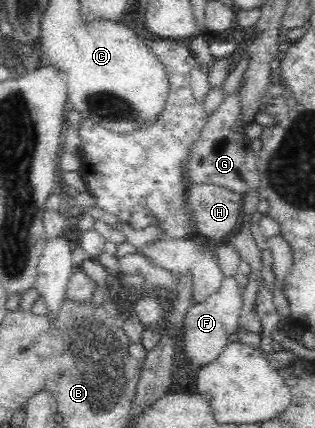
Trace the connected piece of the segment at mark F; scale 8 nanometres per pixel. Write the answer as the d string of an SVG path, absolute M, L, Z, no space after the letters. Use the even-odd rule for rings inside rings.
M233 275L224 276L221 286L205 302L198 302L187 308L180 344L184 344L187 351L185 357L190 364L193 364L195 371L199 372L199 368L215 361L215 358L229 344L229 334L234 332L239 325L241 307L243 307L242 287Z

